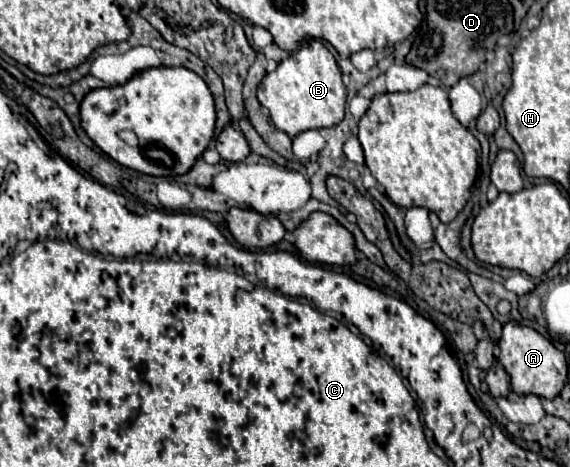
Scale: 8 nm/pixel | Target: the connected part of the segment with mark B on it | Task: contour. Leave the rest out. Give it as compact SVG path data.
M314 39L280 61L278 67L262 79L258 87L258 101L270 111L274 125L294 137L308 129L338 125L344 119L346 87L334 55L320 39Z

